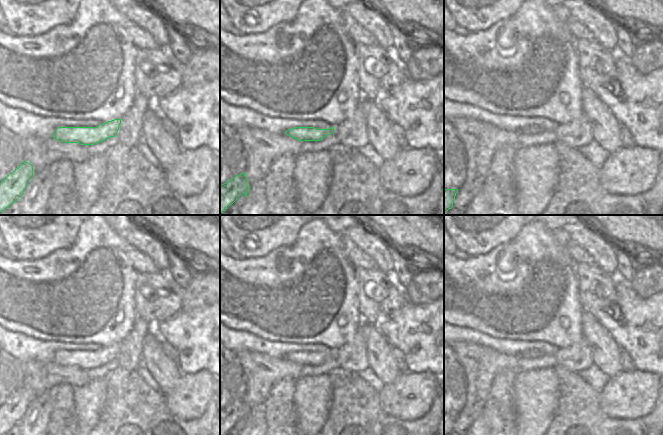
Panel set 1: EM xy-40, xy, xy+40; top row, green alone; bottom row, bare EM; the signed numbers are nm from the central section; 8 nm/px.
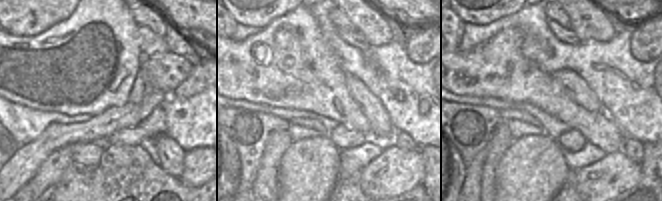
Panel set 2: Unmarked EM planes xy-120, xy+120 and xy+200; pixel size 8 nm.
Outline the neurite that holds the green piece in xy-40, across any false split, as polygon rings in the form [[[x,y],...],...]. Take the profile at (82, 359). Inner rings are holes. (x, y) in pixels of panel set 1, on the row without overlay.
[[[114,343],[100,348],[98,351],[58,351],[53,356],[53,362],[64,367],[94,369],[110,361],[115,361],[121,343]]]

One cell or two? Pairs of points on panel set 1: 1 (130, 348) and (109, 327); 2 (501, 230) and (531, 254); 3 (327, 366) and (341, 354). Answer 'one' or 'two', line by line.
1: two
2: two
3: two

